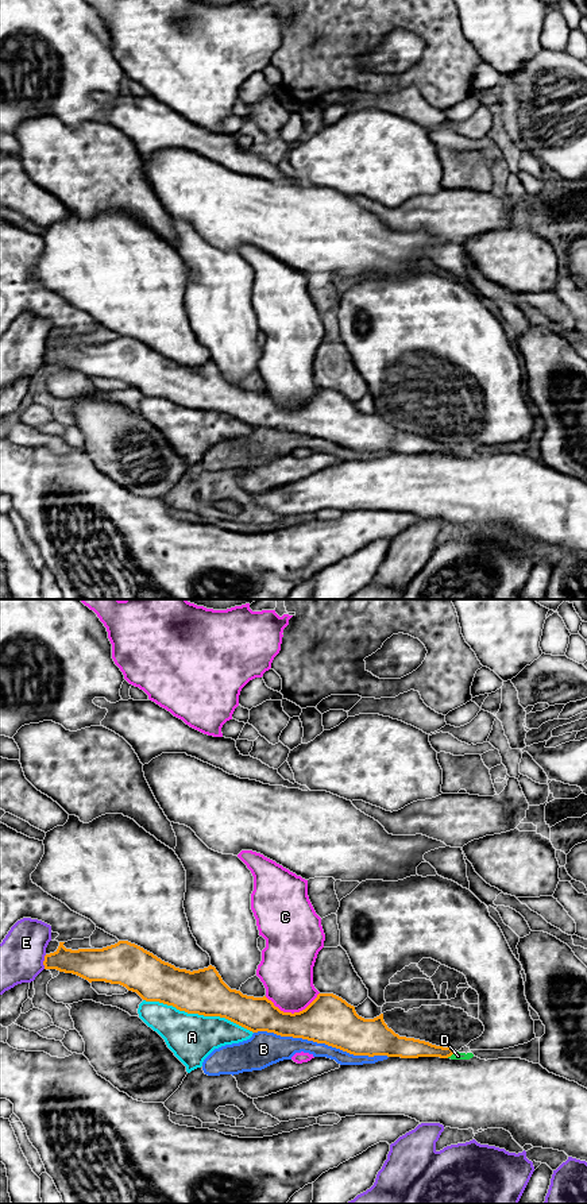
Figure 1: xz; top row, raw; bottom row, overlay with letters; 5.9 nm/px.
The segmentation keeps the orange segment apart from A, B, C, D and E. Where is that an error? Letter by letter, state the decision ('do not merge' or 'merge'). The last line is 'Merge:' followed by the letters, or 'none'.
A: do not merge
B: do not merge
C: do not merge
D: do not merge
E: do not merge
Merge: none

